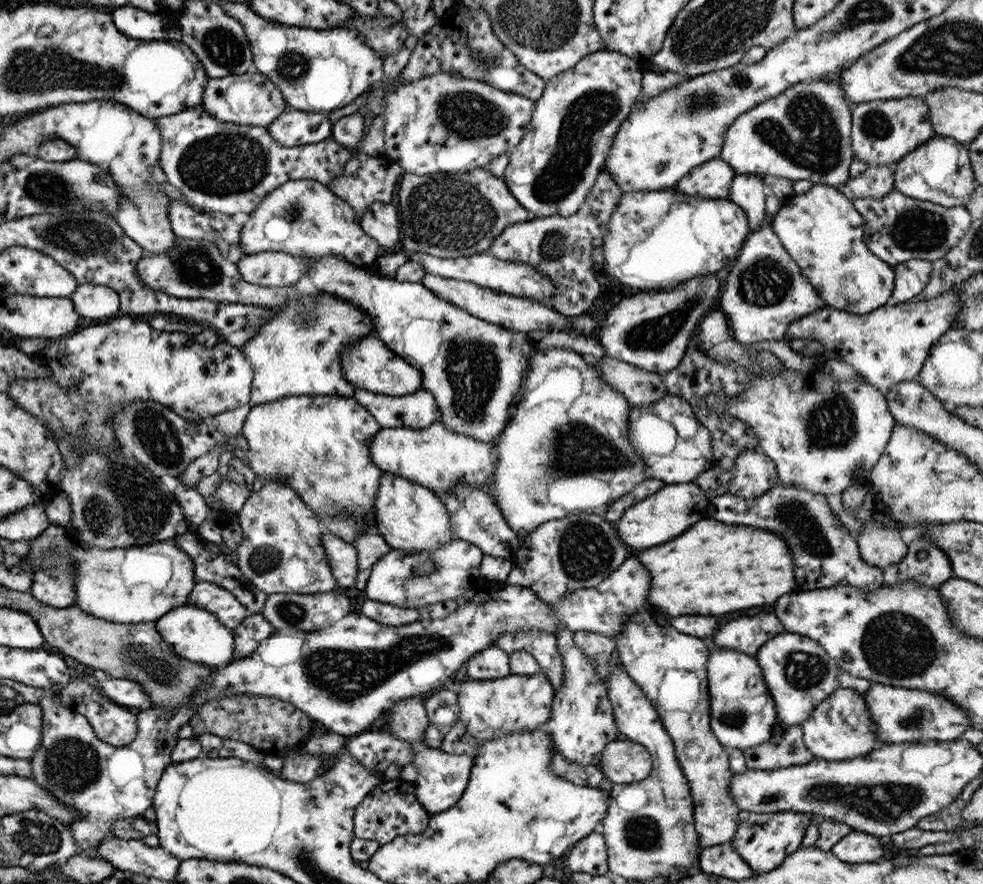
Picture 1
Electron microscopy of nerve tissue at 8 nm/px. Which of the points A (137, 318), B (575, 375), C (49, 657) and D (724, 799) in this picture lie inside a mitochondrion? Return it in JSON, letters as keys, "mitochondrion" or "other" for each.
{"A":"other","B":"other","C":"other","D":"other"}

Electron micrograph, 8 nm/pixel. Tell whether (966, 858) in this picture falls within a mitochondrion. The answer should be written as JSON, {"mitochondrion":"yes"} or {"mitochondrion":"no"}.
{"mitochondrion":"no"}

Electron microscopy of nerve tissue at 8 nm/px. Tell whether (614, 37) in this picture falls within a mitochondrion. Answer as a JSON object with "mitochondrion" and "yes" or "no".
{"mitochondrion":"no"}

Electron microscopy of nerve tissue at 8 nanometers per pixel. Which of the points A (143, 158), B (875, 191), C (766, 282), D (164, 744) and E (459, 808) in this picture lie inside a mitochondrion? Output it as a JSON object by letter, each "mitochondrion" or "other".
{"A":"mitochondrion","B":"other","C":"mitochondrion","D":"other","E":"other"}

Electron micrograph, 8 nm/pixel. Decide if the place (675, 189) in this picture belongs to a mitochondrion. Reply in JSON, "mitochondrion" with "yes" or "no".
{"mitochondrion":"no"}

